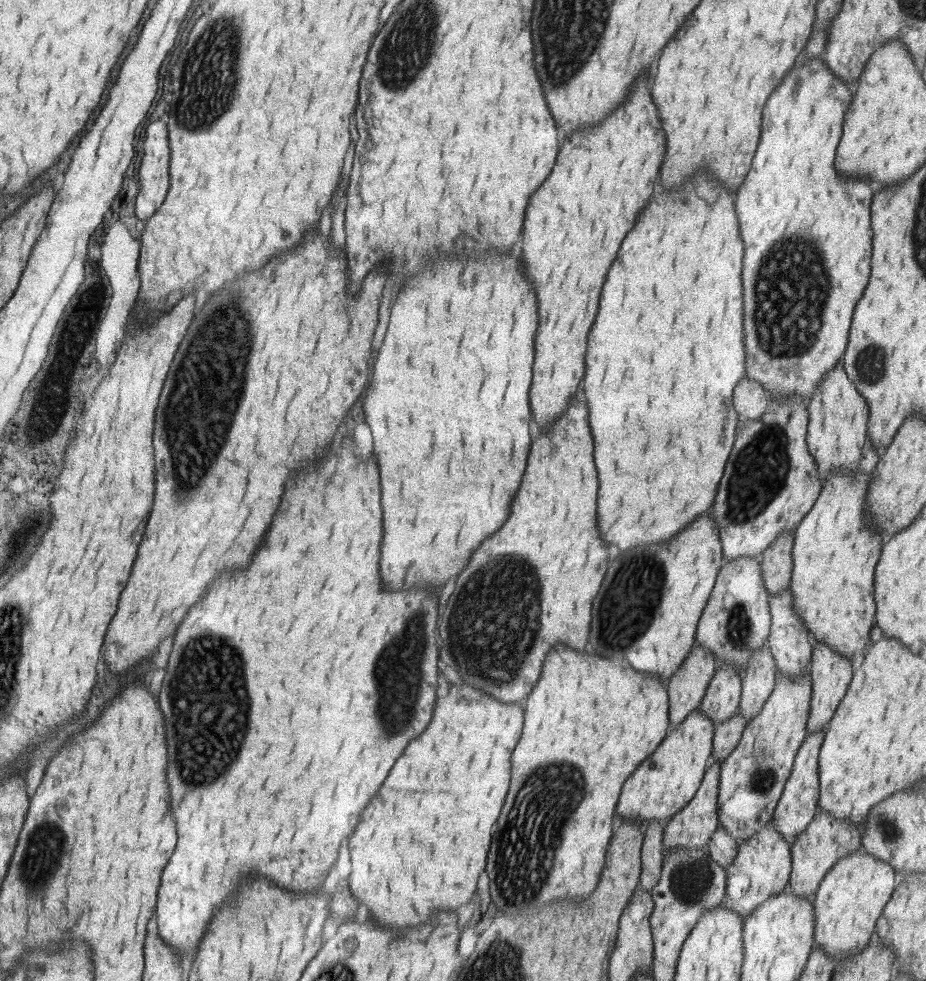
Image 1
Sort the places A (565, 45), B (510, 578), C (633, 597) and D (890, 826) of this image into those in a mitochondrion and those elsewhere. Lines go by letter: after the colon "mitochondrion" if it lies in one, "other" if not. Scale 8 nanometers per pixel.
A: mitochondrion
B: mitochondrion
C: mitochondrion
D: mitochondrion

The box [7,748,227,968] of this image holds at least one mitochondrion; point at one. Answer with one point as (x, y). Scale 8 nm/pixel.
(34, 883)

